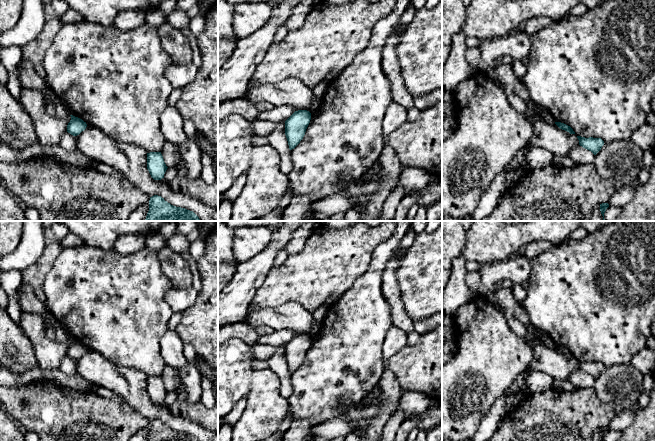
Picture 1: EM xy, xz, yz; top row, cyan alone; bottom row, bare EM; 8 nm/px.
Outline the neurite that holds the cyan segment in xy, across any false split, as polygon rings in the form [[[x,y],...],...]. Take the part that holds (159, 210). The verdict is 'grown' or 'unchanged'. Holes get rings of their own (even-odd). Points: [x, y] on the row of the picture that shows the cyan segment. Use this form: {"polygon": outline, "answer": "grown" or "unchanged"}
{"polygon": [[[154,195],[149,200],[149,211],[144,221],[200,221],[190,210],[176,207],[161,196]]], "answer": "unchanged"}

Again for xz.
{"polygon": [[[298,110],[285,121],[285,135],[290,150],[294,149],[303,139],[310,120],[309,111]]], "answer": "unchanged"}

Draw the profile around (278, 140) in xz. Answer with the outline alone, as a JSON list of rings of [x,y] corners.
[[[276,122],[277,126],[274,132],[268,137],[269,145],[279,152],[281,157],[280,171],[288,176],[293,168],[291,161],[291,150],[285,135],[285,122]]]

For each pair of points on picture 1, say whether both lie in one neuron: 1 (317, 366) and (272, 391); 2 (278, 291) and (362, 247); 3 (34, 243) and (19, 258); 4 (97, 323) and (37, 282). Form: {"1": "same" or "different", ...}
{"1": "different", "2": "same", "3": "same", "4": "different"}

